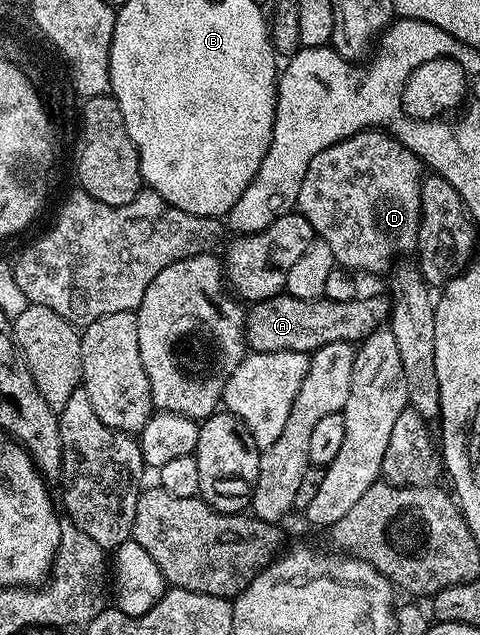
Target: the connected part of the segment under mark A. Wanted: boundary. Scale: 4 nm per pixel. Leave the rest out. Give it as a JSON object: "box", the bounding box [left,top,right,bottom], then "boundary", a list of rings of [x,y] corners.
{"box":[244,293,392,353],"boundary":[[[287,293],[276,295],[272,299],[264,299],[261,303],[251,304],[247,308],[244,321],[244,337],[247,346],[253,352],[258,351],[302,351],[311,353],[322,349],[322,345],[330,345],[334,341],[342,341],[353,345],[359,344],[370,333],[381,330],[389,322],[392,314],[392,300],[387,294],[368,295],[365,299],[343,297],[328,299],[299,299]]]}

